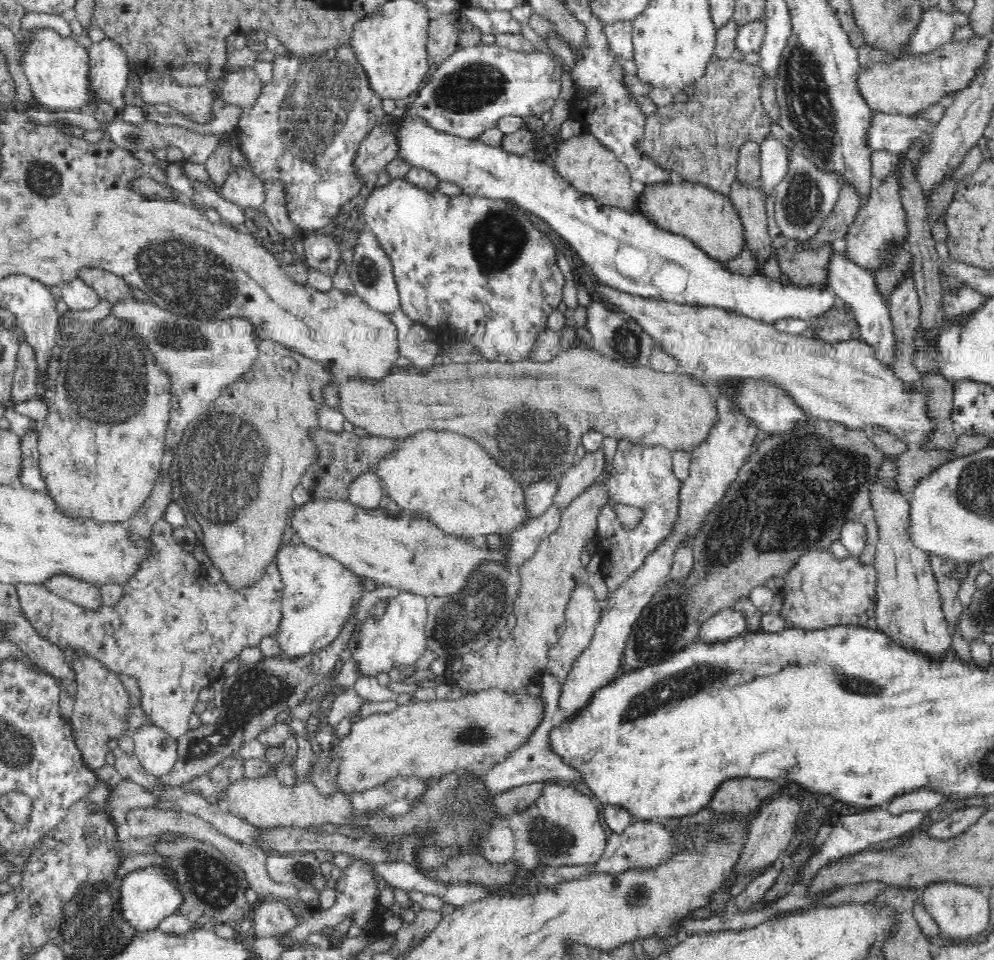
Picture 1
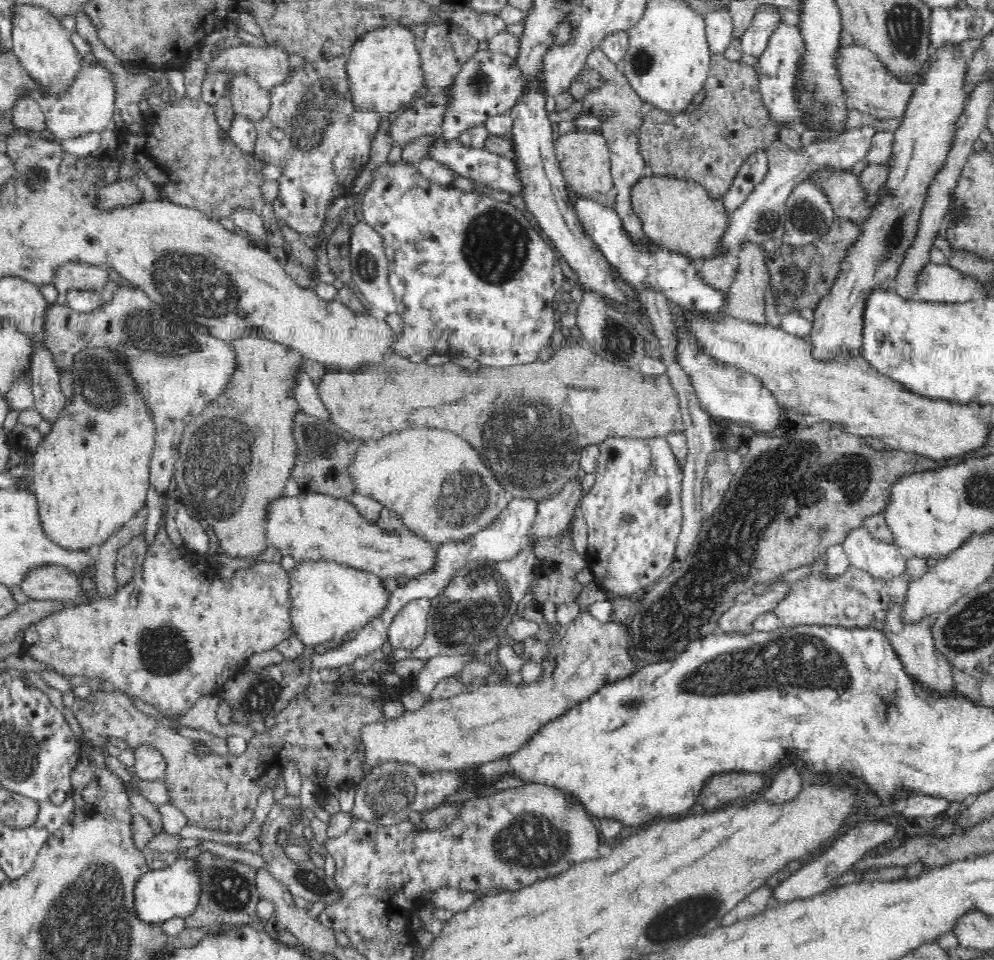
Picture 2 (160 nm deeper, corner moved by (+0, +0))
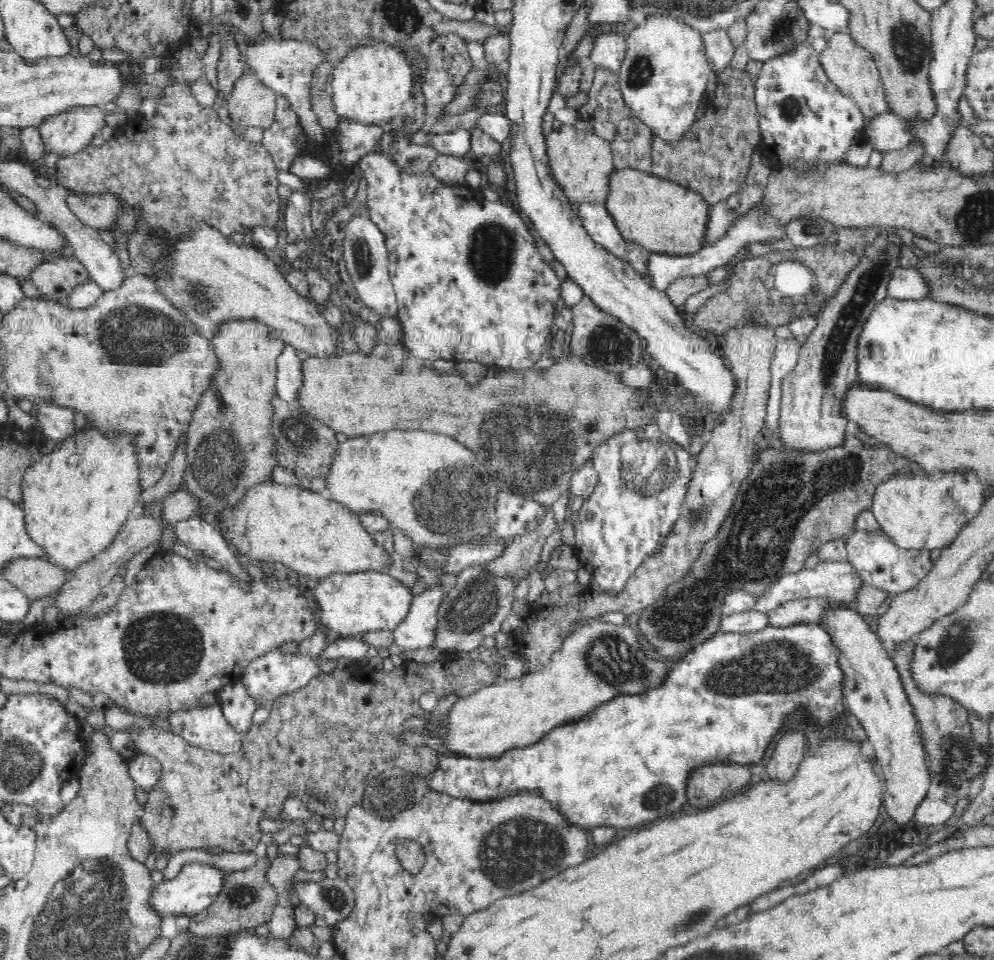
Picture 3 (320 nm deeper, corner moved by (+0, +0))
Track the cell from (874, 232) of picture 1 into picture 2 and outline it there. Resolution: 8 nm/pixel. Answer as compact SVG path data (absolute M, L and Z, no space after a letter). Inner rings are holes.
M944 44L938 50L932 52L935 57L928 66L928 72L924 74L924 82L916 88L906 108L906 114L892 126L894 140L892 152L887 163L888 172L885 178L883 189L878 191L875 203L871 206L868 216L859 224L860 235L856 242L848 248L844 260L840 264L840 271L832 287L824 295L815 308L812 317L810 340L814 345L814 354L817 360L830 360L836 356L839 348L848 348L852 353L857 353L863 346L861 314L863 313L863 300L868 291L873 288L880 290L892 286L900 263L908 248L913 243L917 224L920 218L920 211L924 202L932 177L940 172L950 143L953 141L953 134L956 130L956 122L962 118L966 105L966 96L961 88L963 87L965 70L967 69L966 58L962 54L959 44Z

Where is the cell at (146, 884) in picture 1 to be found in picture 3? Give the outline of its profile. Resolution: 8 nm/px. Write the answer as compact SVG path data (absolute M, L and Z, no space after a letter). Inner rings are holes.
M199 863L184 864L182 870L178 872L178 876L174 876L170 880L162 880L154 886L150 891L148 905L162 919L168 916L192 918L213 904L220 888L222 888L222 871L220 869Z

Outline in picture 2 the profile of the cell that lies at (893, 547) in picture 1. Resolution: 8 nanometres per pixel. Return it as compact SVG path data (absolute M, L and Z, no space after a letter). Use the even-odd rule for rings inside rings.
M894 604L886 609L886 620L879 625L881 631L892 643L892 647L898 653L900 661L904 663L904 669L924 687L928 687L930 691L938 691L938 693L949 693L956 690L953 681L952 665L946 659L946 655L936 647L935 637L932 634L932 626L936 622L936 615L924 615L920 618L920 622L912 622L906 624L904 622L904 612L898 610L902 608L900 604Z

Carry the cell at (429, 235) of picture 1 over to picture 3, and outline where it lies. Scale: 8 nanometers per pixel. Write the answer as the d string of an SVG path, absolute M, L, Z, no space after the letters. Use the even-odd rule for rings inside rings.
M374 152L363 157L358 165L359 172L364 174L367 180L366 206L368 206L369 218L382 231L385 236L385 245L389 252L389 277L397 298L397 316L401 323L401 346L409 351L416 359L439 359L455 361L455 355L461 352L464 361L479 362L489 369L508 368L524 370L534 367L541 358L545 341L550 334L554 320L554 306L560 298L562 281L556 275L556 270L542 258L536 240L530 234L526 222L514 208L505 206L500 202L491 202L484 199L478 191L473 190L467 184L448 185L431 176L429 171L410 173L408 169L401 168L397 161L380 152Z

